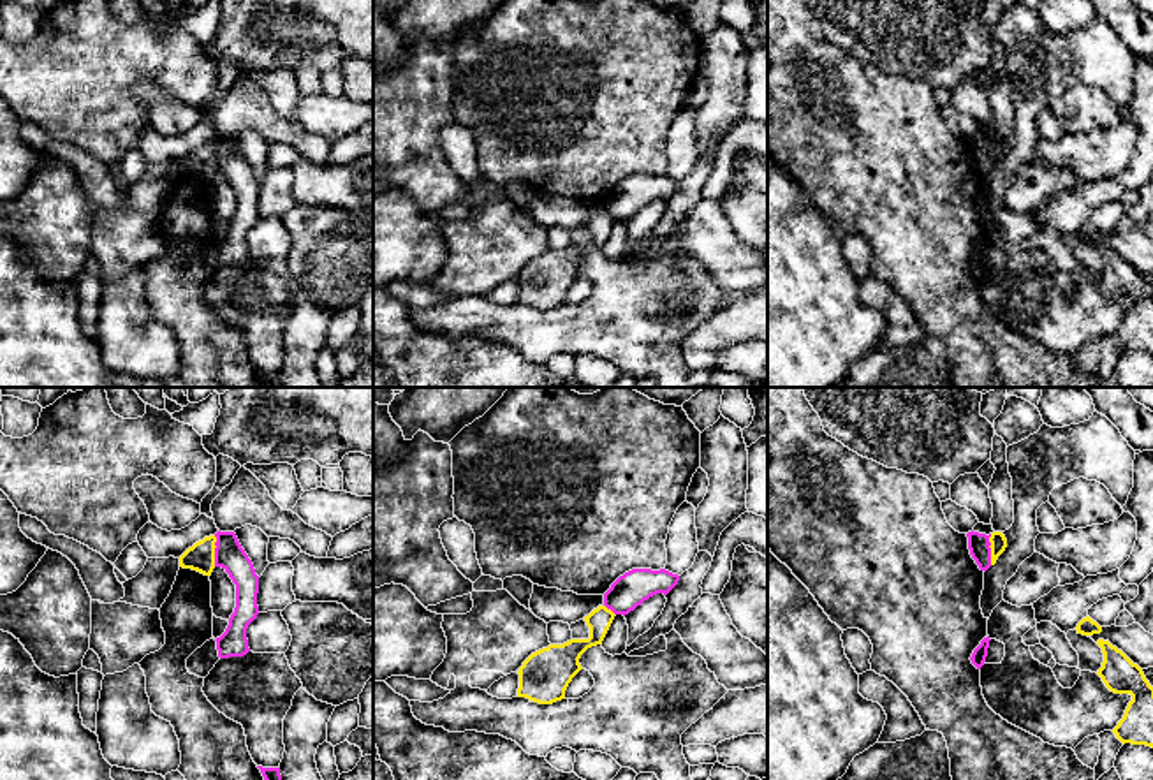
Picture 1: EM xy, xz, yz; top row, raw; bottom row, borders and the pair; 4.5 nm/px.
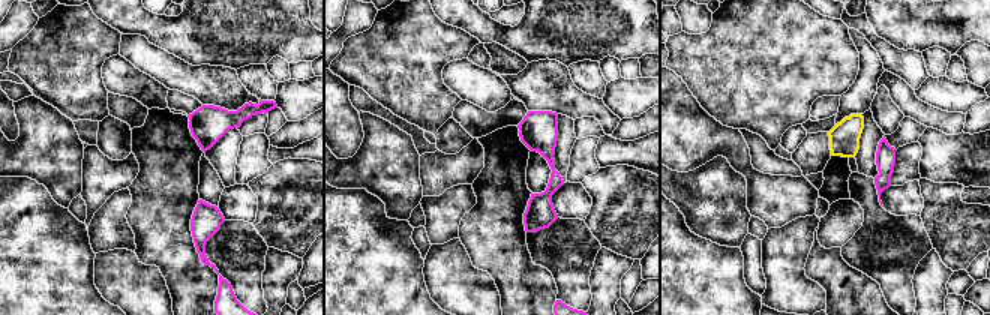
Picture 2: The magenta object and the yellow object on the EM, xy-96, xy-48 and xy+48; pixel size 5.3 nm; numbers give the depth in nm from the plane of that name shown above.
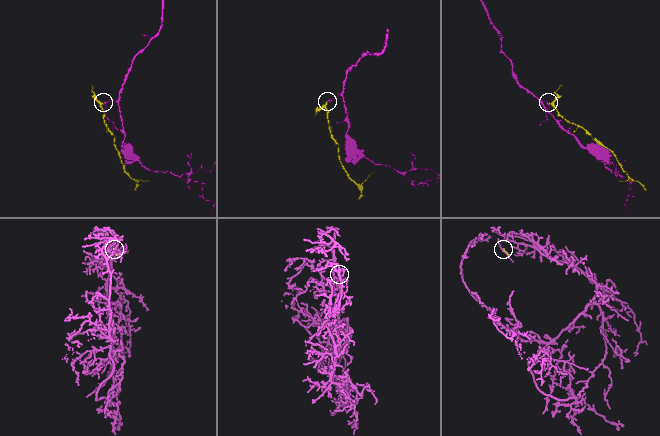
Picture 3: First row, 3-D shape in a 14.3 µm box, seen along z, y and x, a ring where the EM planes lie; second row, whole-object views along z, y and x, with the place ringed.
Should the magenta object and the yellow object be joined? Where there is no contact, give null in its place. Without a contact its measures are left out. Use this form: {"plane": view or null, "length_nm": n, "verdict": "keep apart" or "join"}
{"plane": "xy", "length_nm": 140, "verdict": "keep apart"}

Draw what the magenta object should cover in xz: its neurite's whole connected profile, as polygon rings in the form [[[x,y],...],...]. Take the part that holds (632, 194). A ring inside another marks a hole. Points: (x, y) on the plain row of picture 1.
[[[632,174],[620,181],[604,199],[604,211],[614,220],[628,220],[657,199],[667,201],[679,187],[678,180],[665,174]]]

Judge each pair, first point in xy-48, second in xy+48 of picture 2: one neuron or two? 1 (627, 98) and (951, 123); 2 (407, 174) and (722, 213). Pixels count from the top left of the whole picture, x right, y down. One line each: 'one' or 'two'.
1: two
2: one

